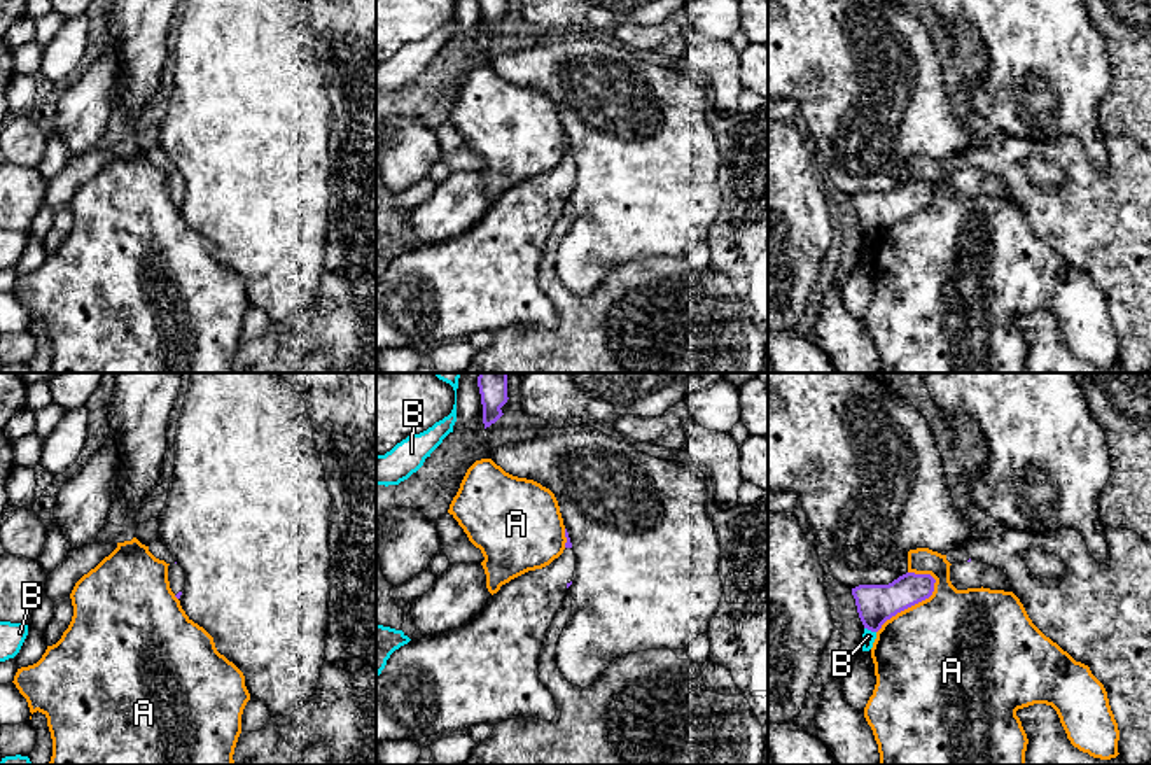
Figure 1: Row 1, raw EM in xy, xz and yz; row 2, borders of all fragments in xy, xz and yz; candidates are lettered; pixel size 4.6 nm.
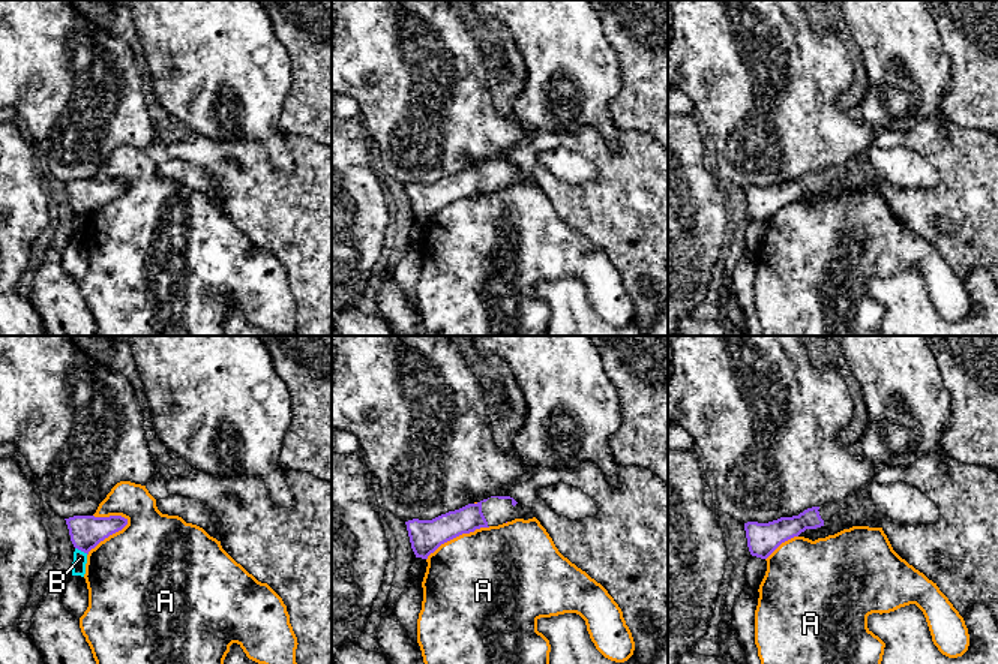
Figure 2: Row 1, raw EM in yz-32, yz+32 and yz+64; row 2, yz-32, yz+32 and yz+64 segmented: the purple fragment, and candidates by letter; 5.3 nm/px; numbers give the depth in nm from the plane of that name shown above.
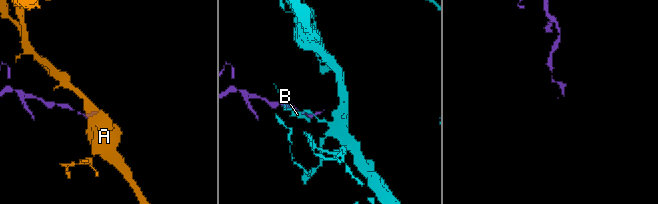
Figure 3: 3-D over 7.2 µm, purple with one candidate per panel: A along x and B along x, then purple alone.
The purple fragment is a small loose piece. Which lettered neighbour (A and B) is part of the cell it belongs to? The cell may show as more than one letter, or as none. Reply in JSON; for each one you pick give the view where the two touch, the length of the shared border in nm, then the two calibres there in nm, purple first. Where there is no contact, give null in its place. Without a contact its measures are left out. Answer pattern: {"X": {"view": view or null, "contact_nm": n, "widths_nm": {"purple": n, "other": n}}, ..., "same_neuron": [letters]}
{"same_neuron": []}

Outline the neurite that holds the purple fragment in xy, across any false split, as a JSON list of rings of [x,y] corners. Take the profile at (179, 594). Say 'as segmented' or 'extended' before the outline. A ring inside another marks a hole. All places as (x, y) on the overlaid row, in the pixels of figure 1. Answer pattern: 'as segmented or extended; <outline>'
extended; [[[175,562],[168,565],[168,581],[170,581],[170,588],[175,593],[175,597],[180,599],[182,590],[185,586],[185,572]]]

